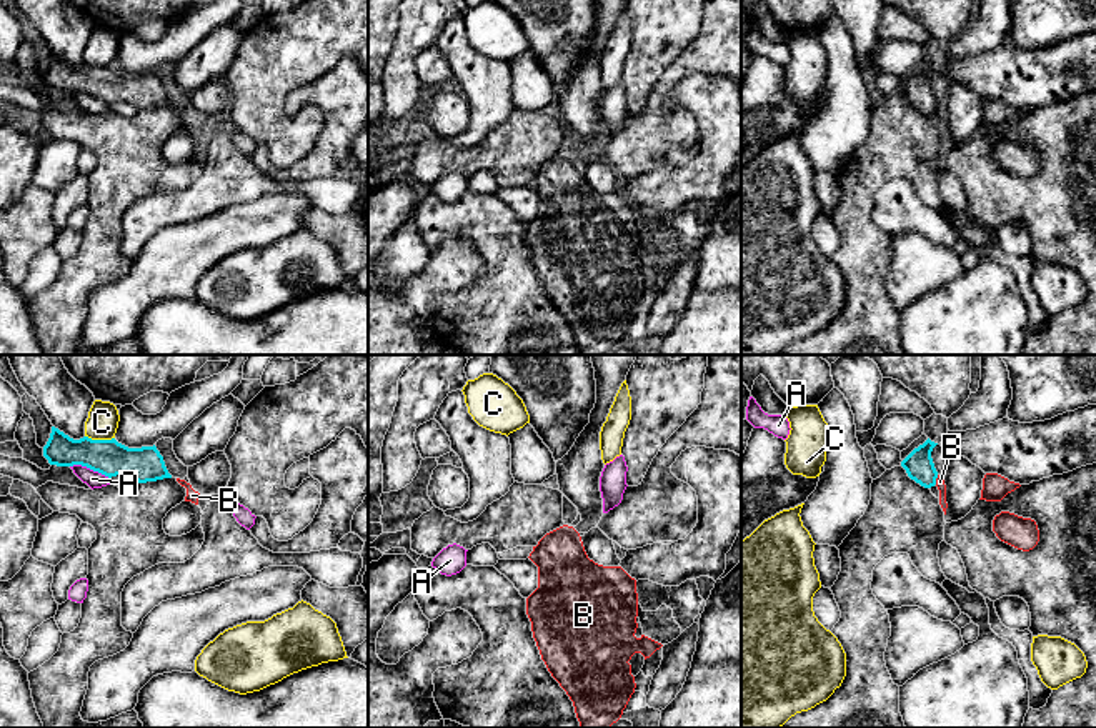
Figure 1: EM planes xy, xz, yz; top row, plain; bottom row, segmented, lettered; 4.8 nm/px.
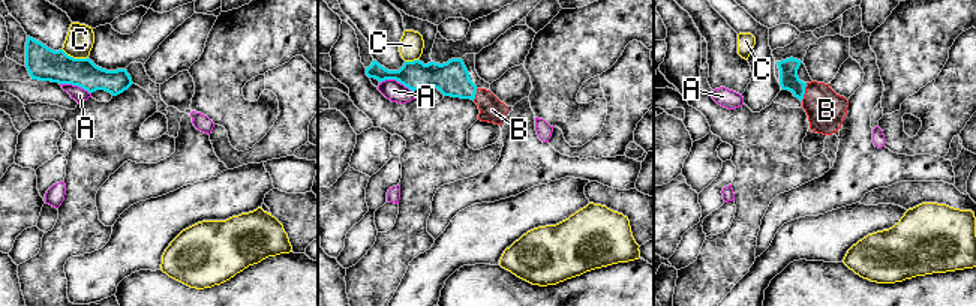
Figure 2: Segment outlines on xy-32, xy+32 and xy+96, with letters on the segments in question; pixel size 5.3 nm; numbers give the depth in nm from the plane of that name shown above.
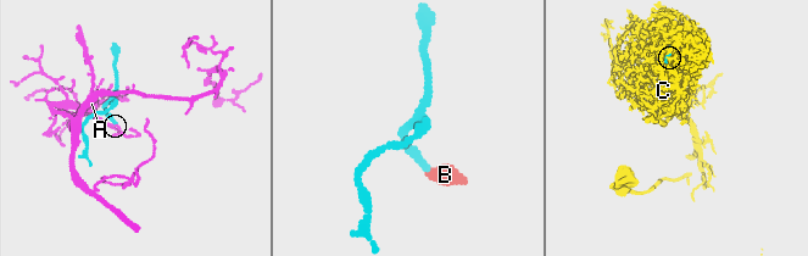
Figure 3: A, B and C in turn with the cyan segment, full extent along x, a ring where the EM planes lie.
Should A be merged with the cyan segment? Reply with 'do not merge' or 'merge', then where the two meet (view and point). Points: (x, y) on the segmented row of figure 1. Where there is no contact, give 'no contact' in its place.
do not merge; contact xy (90, 468)

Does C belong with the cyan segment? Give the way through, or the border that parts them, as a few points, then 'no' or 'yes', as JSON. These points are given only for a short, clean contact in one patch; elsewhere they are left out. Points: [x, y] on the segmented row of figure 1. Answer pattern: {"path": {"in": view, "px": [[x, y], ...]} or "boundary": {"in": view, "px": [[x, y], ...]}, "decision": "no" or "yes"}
{"boundary": {"in": "xy", "px": [[85, 435], [92, 438], [114, 438]]}, "decision": "no"}

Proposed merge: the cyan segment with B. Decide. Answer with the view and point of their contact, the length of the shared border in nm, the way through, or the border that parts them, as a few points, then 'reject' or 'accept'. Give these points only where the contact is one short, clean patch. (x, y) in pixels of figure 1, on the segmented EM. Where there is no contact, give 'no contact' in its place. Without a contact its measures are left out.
yz (935, 480) | 50 nm | across yz (918, 465), (935, 480), (940, 482) | accept

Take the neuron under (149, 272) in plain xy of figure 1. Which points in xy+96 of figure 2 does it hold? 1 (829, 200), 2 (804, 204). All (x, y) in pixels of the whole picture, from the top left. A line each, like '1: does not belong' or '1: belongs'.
1: does not belong
2: does not belong

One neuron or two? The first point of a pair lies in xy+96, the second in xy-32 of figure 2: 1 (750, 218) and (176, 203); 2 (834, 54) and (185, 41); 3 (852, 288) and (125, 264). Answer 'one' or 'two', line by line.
1: two
2: one
3: two

